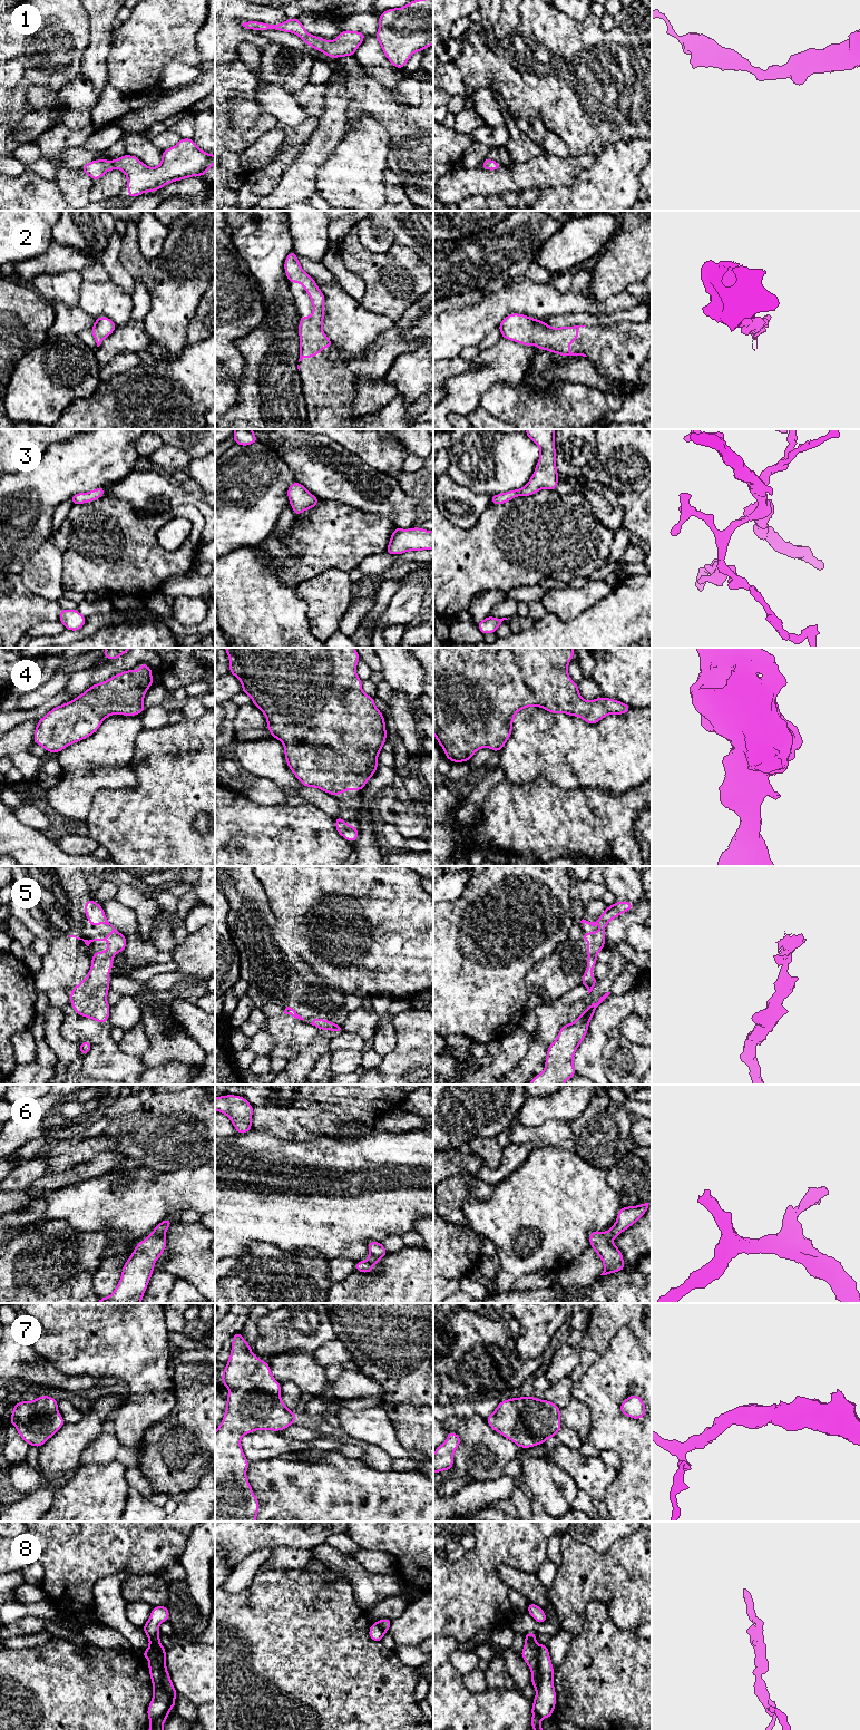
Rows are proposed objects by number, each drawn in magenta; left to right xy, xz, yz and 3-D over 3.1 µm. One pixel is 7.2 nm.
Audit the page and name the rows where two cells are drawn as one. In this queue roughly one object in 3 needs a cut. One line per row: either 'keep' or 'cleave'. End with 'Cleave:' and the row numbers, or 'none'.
1: keep
2: keep
3: keep
4: keep
5: keep
6: keep
7: keep
8: cleave
Cleave: 8

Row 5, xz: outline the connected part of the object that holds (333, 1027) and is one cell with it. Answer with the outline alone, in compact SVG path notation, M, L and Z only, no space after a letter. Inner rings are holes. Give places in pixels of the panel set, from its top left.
M314 1019L310 1024L314 1026L319 1030L336 1031L338 1033L342 1033L344 1031L342 1026L335 1024L330 1020Z

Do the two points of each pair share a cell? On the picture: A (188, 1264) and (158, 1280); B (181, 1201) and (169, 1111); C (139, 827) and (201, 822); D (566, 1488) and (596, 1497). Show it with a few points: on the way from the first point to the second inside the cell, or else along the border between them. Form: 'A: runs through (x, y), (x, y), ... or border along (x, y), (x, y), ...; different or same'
A: border along (163, 1269), (176, 1277); different
B: border along (202, 1164), (168, 1172), (149, 1169); different
C: border along (203, 813), (193, 820), (193, 828), (198, 834); different
D: border along (563, 1468), (579, 1489); different

